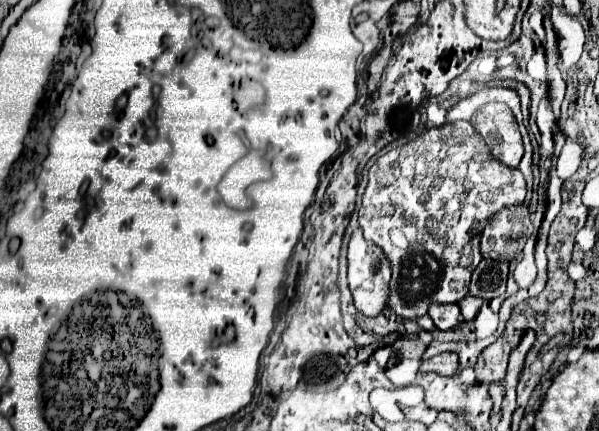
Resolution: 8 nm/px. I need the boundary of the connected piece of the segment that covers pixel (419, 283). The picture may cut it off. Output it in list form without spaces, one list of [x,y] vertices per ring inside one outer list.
[[[451,122],[429,128],[415,140],[379,156],[369,168],[369,184],[359,208],[359,224],[365,238],[375,242],[393,266],[389,308],[407,320],[427,314],[433,302],[459,302],[467,296],[469,280],[481,262],[479,238],[487,220],[505,206],[517,206],[525,200],[525,178],[519,168],[497,162],[483,138],[469,122]]]

